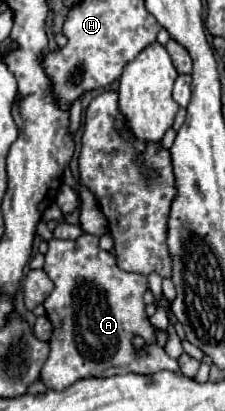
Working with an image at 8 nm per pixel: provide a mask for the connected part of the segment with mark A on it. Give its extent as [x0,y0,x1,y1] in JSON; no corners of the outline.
[41,235,179,391]

